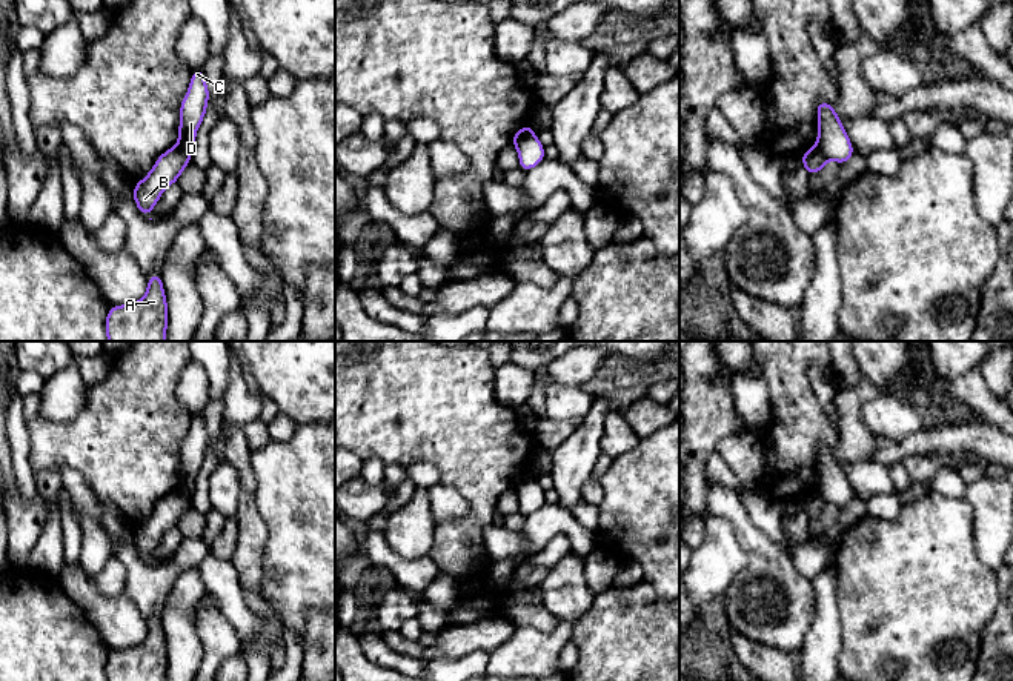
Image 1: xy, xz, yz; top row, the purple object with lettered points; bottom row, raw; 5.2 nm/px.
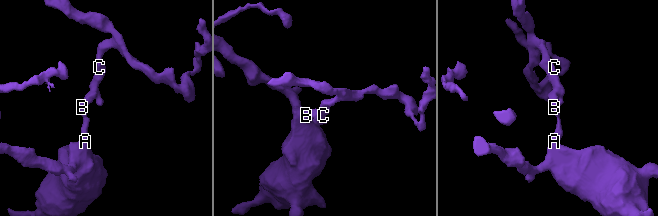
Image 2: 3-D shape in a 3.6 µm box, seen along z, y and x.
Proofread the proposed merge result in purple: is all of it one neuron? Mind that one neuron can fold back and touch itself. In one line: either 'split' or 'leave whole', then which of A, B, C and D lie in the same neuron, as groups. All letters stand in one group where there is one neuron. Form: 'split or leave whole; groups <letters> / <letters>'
split; groups A B / C D

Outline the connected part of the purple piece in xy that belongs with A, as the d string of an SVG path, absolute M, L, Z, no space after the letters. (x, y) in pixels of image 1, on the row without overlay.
M152 618L141 644L109 652L105 673L108 681L166 681L168 664L161 620Z

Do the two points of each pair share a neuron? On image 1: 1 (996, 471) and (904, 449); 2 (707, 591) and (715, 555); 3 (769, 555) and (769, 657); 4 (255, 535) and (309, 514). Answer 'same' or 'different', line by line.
1: different
2: same
3: different
4: different

